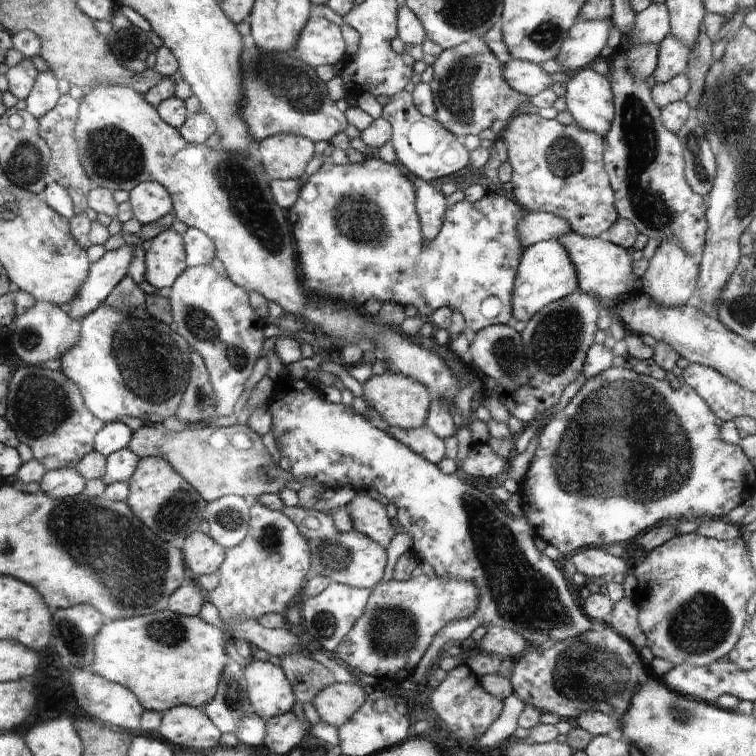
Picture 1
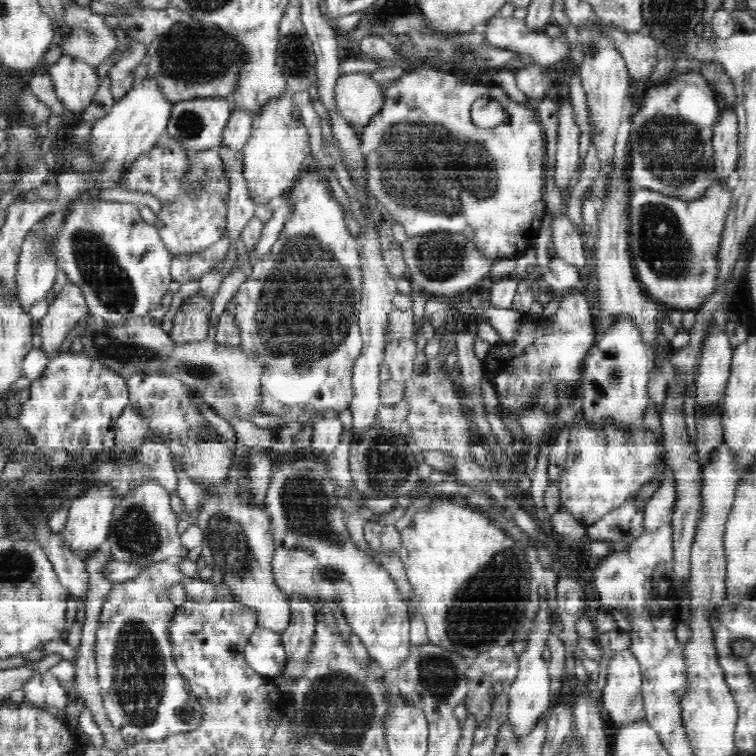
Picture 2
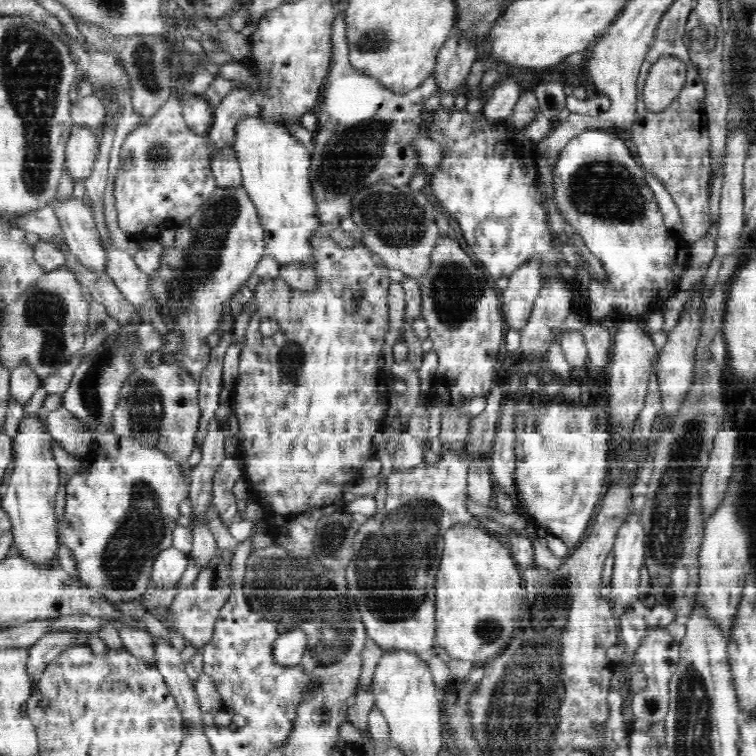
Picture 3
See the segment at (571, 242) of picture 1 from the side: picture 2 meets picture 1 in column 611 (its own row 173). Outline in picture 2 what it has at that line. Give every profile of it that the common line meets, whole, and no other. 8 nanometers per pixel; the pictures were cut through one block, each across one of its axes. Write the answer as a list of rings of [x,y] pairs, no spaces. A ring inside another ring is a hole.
[[[288,92],[268,102],[261,113],[254,113],[252,132],[242,151],[243,175],[250,198],[257,205],[272,203],[276,196],[284,196],[293,188],[311,150],[300,109]]]

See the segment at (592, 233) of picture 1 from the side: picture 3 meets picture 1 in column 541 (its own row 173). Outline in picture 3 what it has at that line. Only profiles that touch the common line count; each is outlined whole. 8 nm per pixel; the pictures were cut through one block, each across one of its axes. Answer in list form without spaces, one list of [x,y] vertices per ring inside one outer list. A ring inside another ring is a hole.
[[[233,60],[223,64],[217,75],[198,70],[192,78],[186,78],[182,83],[176,81],[174,92],[166,104],[126,136],[119,154],[113,195],[118,226],[131,238],[158,239],[162,231],[176,230],[218,188],[211,171],[213,150],[210,142],[206,136],[194,133],[186,125],[180,100],[181,95],[198,94],[200,90],[207,89],[216,78],[246,79],[247,70],[242,62]]]

